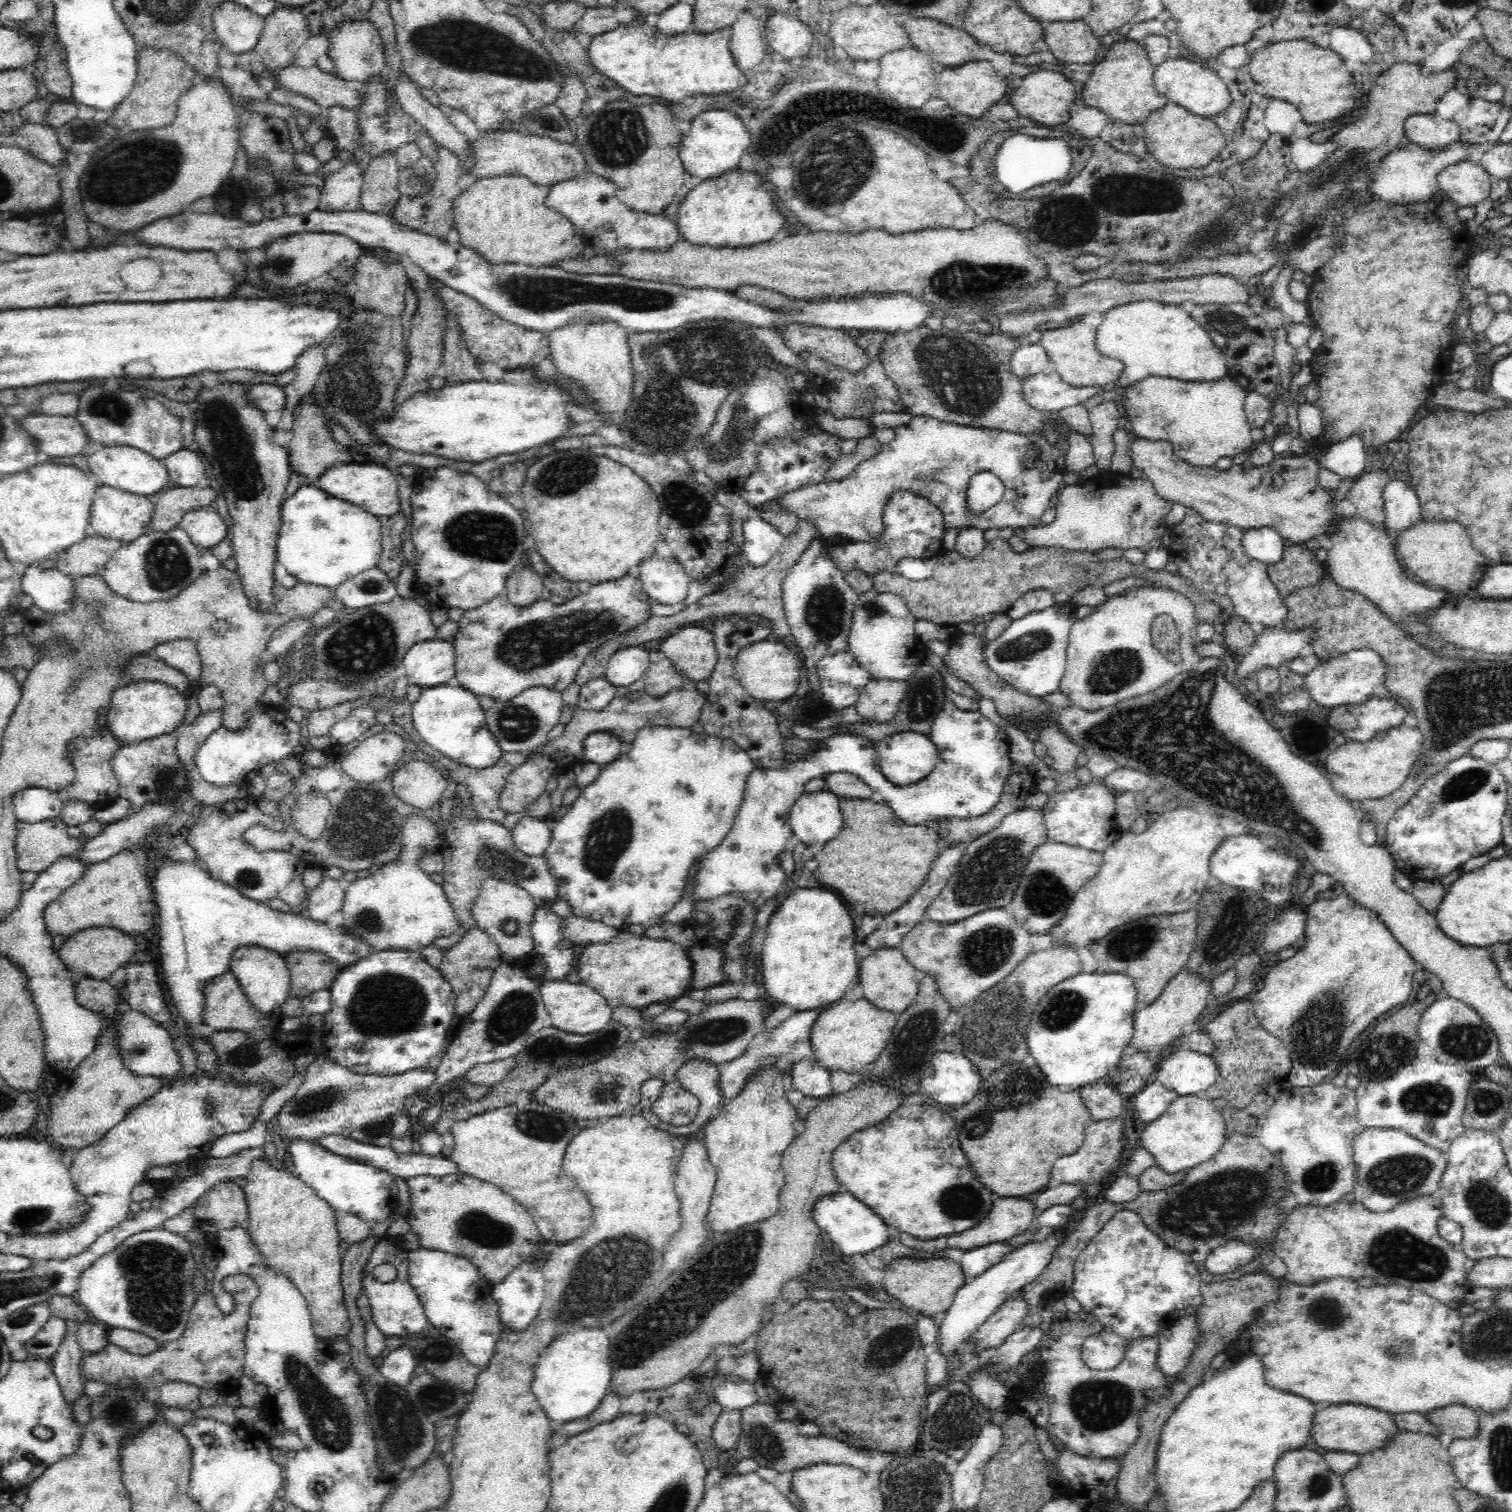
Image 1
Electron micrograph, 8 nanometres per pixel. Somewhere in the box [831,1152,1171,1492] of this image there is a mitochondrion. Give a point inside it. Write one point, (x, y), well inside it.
(1098, 1405)

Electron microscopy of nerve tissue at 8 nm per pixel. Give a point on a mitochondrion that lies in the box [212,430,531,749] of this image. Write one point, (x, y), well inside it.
(364, 646)

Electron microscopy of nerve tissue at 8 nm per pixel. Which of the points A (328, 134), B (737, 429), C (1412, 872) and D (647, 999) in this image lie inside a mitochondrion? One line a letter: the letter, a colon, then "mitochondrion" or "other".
A: other
B: mitochondrion
C: other
D: other

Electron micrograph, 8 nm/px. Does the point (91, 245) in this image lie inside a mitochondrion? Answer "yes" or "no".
no

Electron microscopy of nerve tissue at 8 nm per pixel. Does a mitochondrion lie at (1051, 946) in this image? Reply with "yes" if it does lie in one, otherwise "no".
no

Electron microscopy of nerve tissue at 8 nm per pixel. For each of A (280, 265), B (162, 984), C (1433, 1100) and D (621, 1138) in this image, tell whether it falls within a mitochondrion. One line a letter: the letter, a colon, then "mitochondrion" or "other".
A: mitochondrion
B: other
C: mitochondrion
D: other

